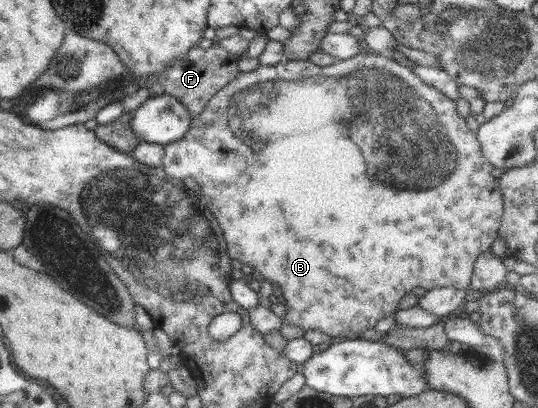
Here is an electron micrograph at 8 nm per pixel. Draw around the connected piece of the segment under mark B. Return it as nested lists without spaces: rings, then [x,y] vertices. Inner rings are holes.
[[[358,54],[345,61],[335,60],[330,66],[315,66],[313,62],[308,62],[307,60],[284,60],[274,66],[259,65],[252,72],[240,72],[234,80],[231,80],[225,87],[221,87],[213,95],[214,96],[206,103],[204,110],[189,122],[187,132],[185,132],[179,140],[163,145],[161,168],[163,172],[176,180],[181,181],[184,178],[191,178],[199,185],[201,194],[203,194],[202,199],[207,204],[209,212],[217,218],[217,222],[219,222],[219,226],[221,226],[221,230],[223,230],[223,238],[225,238],[225,242],[227,242],[227,254],[229,254],[229,258],[238,260],[242,265],[247,264],[247,266],[251,266],[253,269],[257,270],[265,280],[279,286],[282,291],[282,296],[285,299],[286,310],[286,314],[280,318],[280,324],[299,326],[299,328],[302,328],[304,331],[318,330],[319,332],[323,332],[323,334],[327,334],[329,337],[343,337],[350,332],[358,334],[370,328],[372,329],[379,319],[391,315],[393,316],[397,310],[399,299],[403,298],[411,288],[421,287],[428,291],[448,286],[457,287],[457,289],[465,289],[470,285],[470,276],[471,273],[473,273],[473,265],[475,264],[476,257],[482,252],[487,251],[489,245],[498,237],[497,230],[503,212],[502,195],[498,180],[489,173],[493,170],[493,167],[481,157],[481,147],[479,147],[479,141],[477,141],[477,137],[475,137],[475,132],[469,130],[465,120],[457,115],[456,104],[438,90],[421,83],[410,72],[410,68],[400,66],[391,58],[381,57],[376,54]]]

